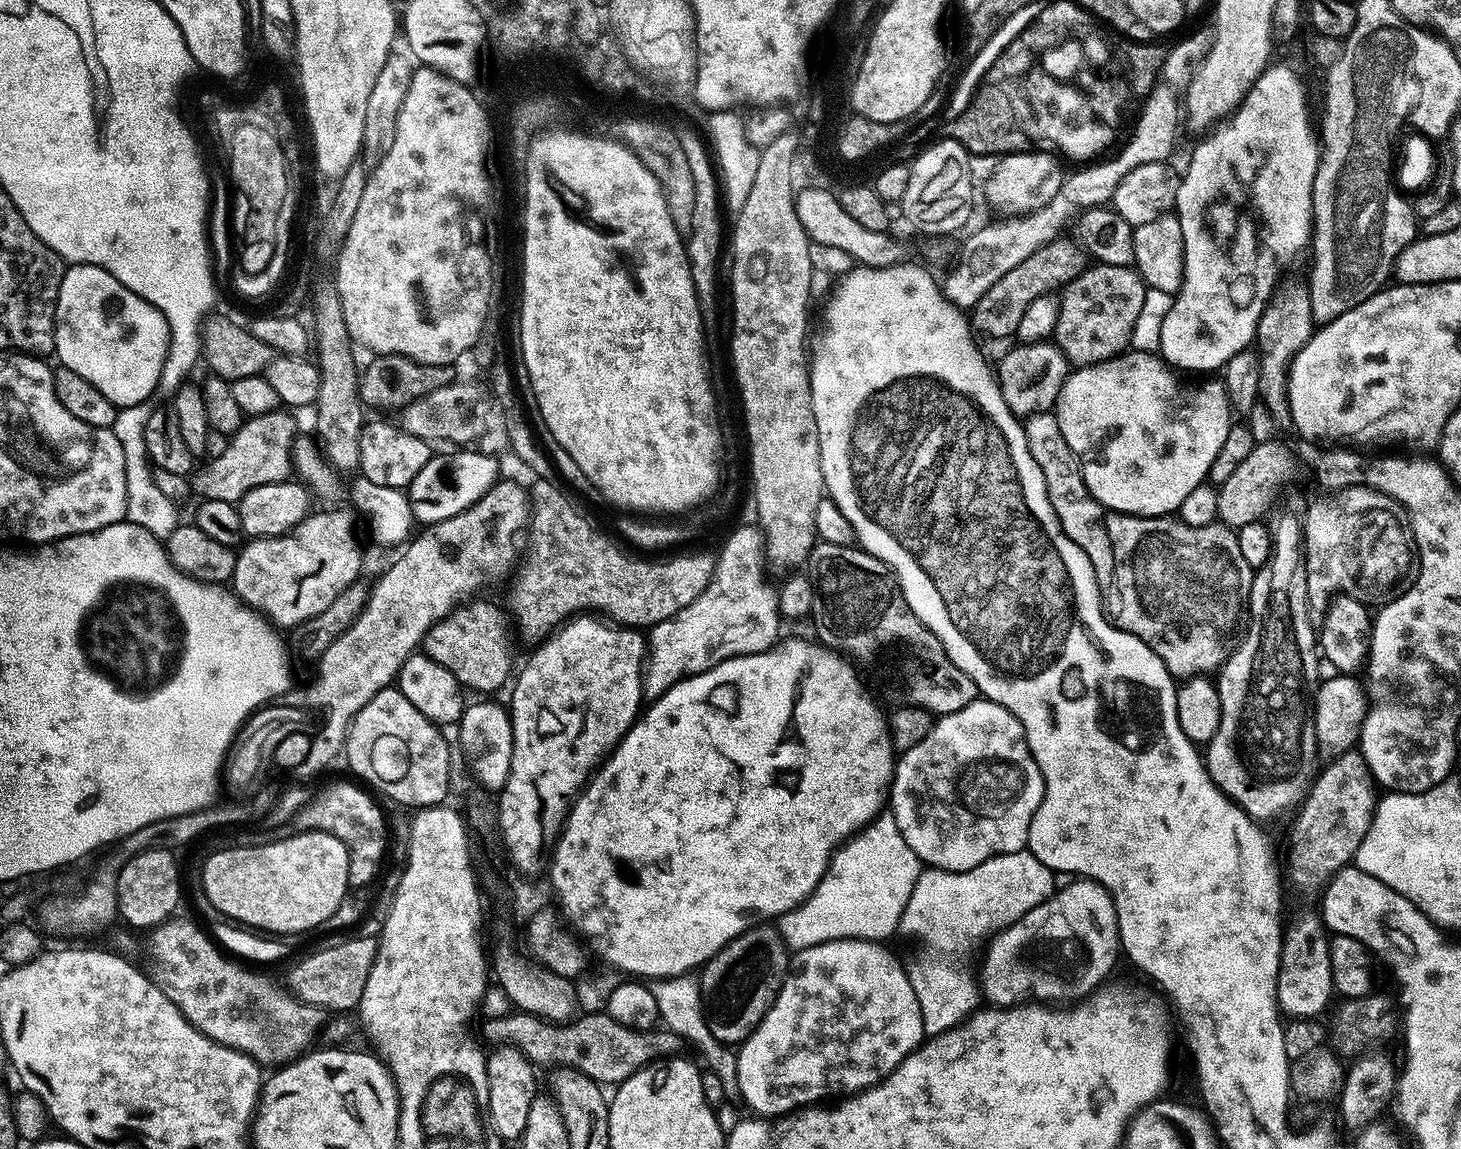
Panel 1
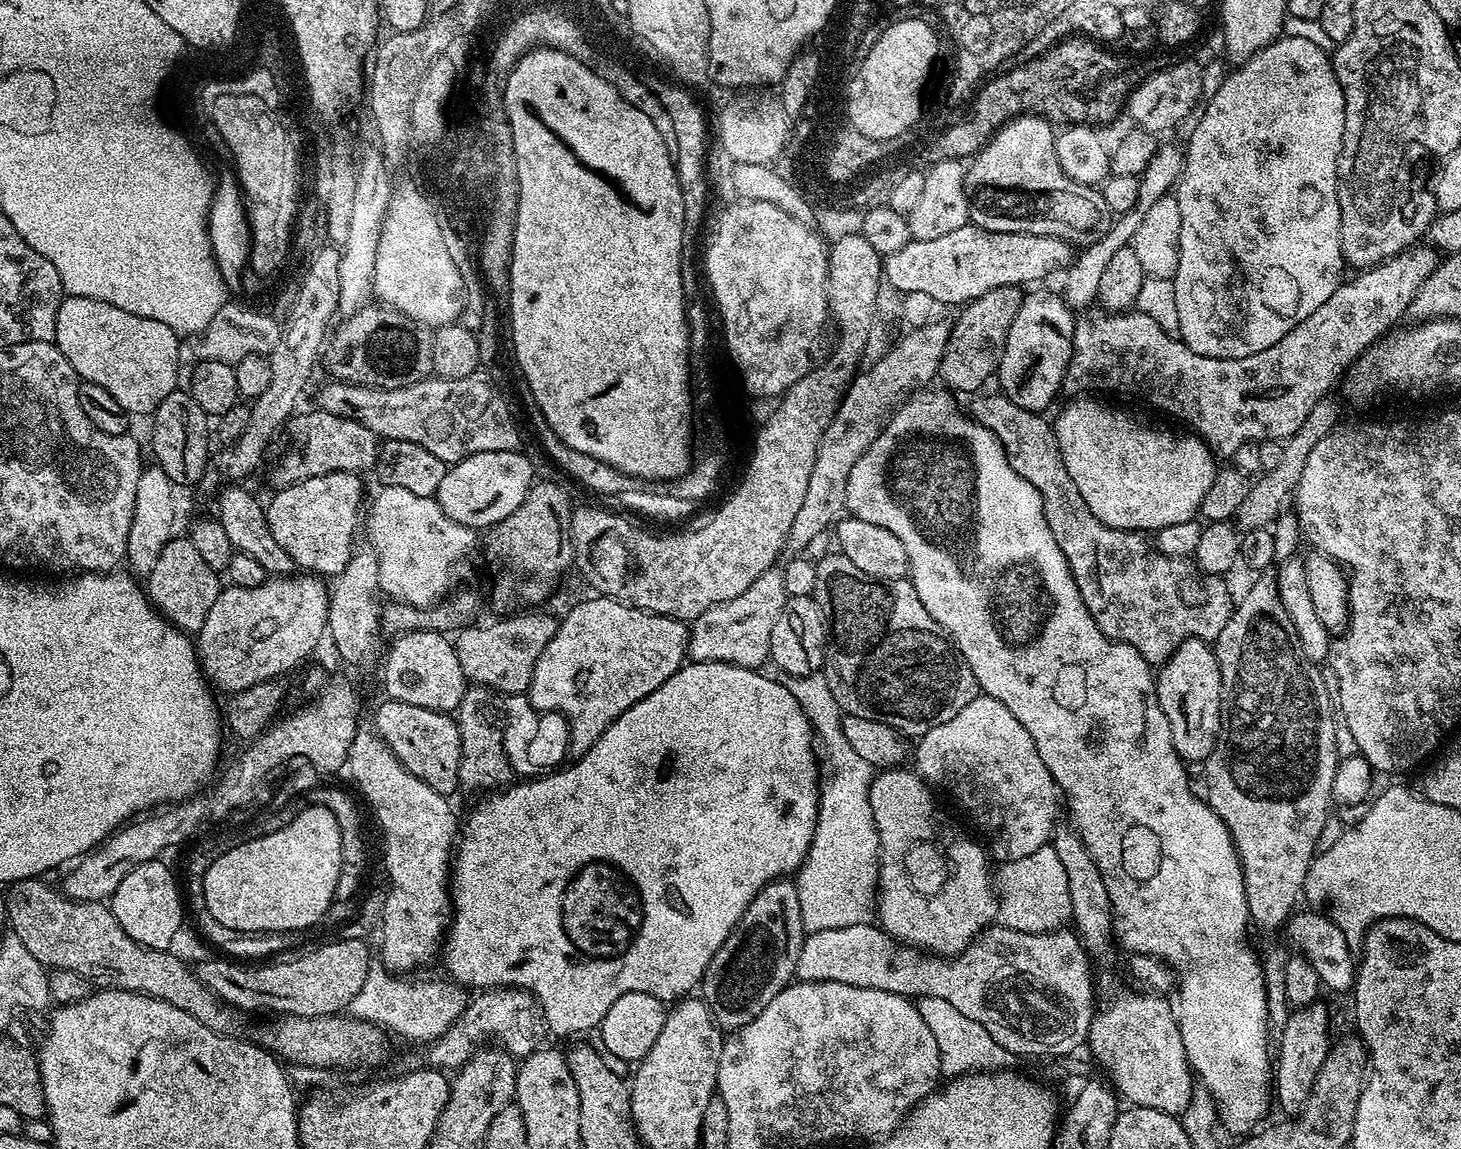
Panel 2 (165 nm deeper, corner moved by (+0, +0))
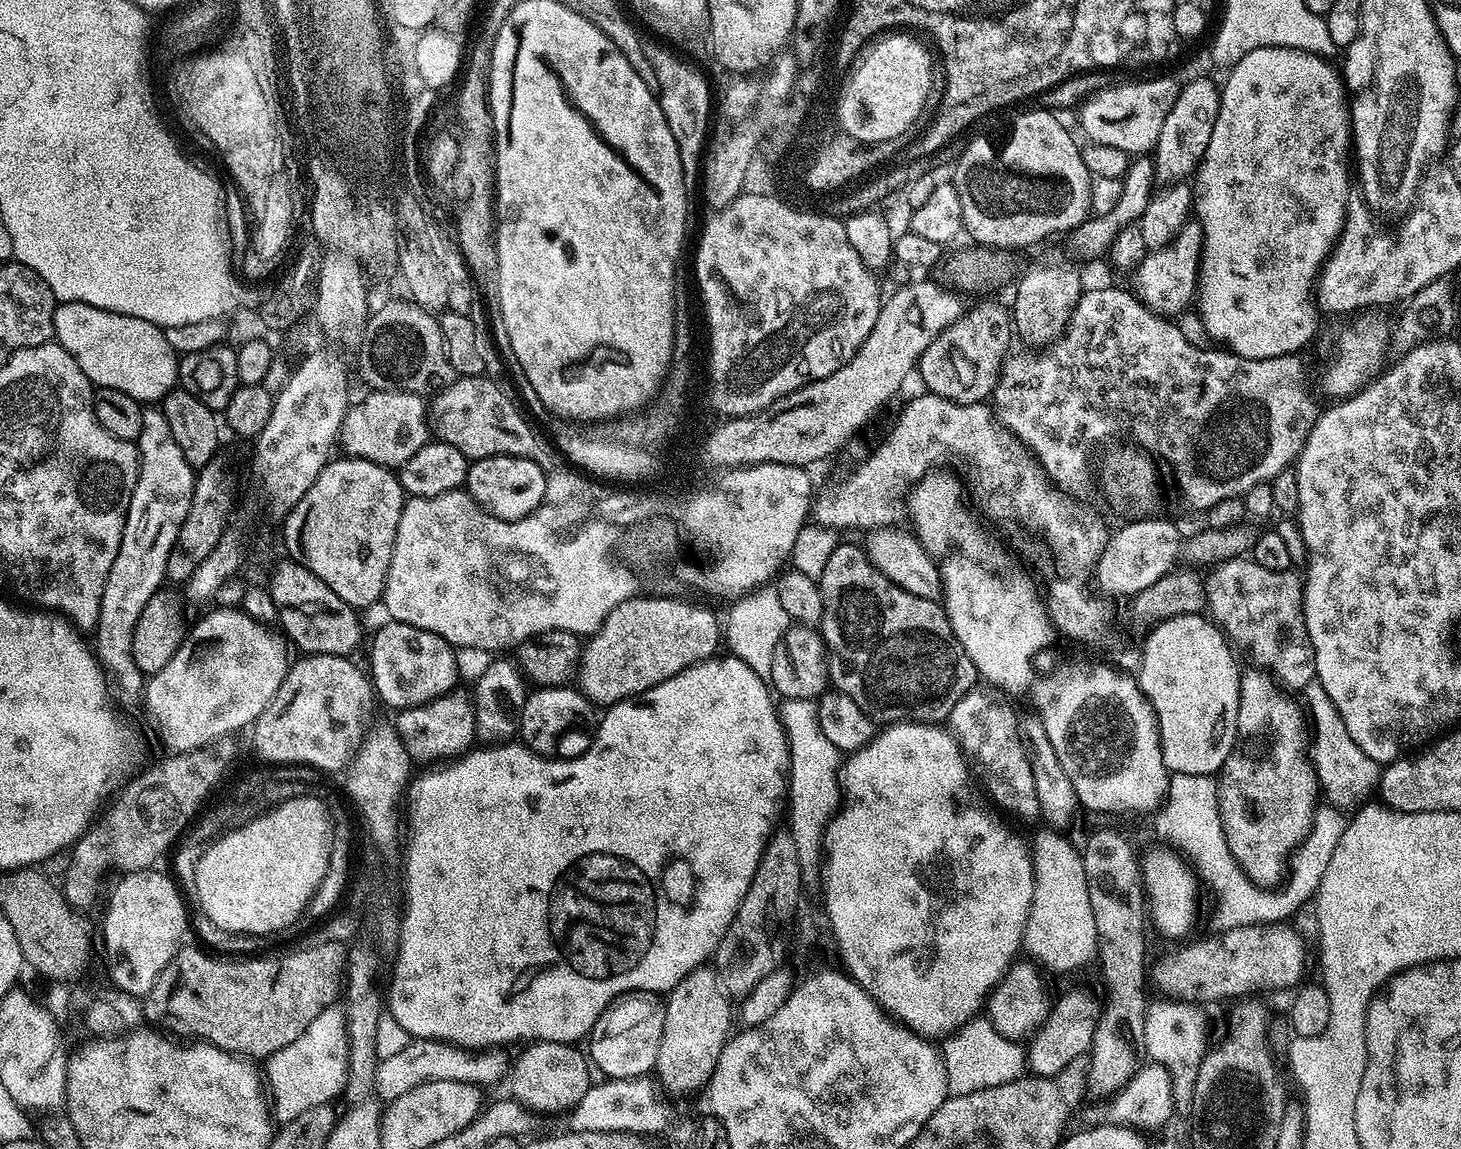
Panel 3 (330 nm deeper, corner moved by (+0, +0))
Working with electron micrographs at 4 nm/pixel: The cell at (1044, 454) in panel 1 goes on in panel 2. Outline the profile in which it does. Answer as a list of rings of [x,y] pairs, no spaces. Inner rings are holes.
[[[995,394],[996,396],[980,396],[977,395],[970,408],[971,415],[988,427],[989,431],[993,433],[1002,442],[1003,448],[1006,450],[1009,460],[1012,461],[1014,470],[1018,470],[1018,474],[1022,474],[1022,478],[1026,478],[1033,487],[1040,491],[1040,497],[1044,500],[1044,517],[1048,523],[1048,529],[1054,534],[1057,546],[1062,550],[1062,554],[1068,559],[1068,569],[1072,572],[1072,577],[1076,580],[1076,585],[1080,588],[1080,593],[1084,599],[1084,605],[1088,607],[1088,613],[1096,619],[1097,624],[1103,630],[1104,635],[1109,636],[1113,642],[1121,644],[1131,644],[1133,648],[1139,650],[1144,660],[1153,666],[1163,666],[1170,657],[1172,657],[1177,650],[1183,646],[1188,640],[1206,640],[1215,642],[1222,634],[1222,630],[1226,626],[1226,622],[1230,622],[1234,611],[1234,596],[1228,593],[1227,579],[1224,576],[1209,576],[1207,574],[1201,575],[1195,563],[1191,559],[1182,556],[1166,556],[1163,553],[1154,550],[1153,545],[1143,540],[1141,533],[1136,530],[1129,530],[1127,528],[1107,528],[1101,520],[1096,517],[1090,510],[1090,506],[1086,506],[1086,502],[1082,502],[1082,494],[1078,494],[1078,486],[1074,486],[1074,478],[1070,478],[1070,470],[1066,470],[1066,462],[1062,462],[1062,454],[1060,447],[1056,441],[1056,430],[1051,423],[1048,424],[1043,419],[1045,418],[1039,412],[1031,412],[1022,406],[1018,406],[1014,402],[1010,402],[1010,398],[1003,394]]]

